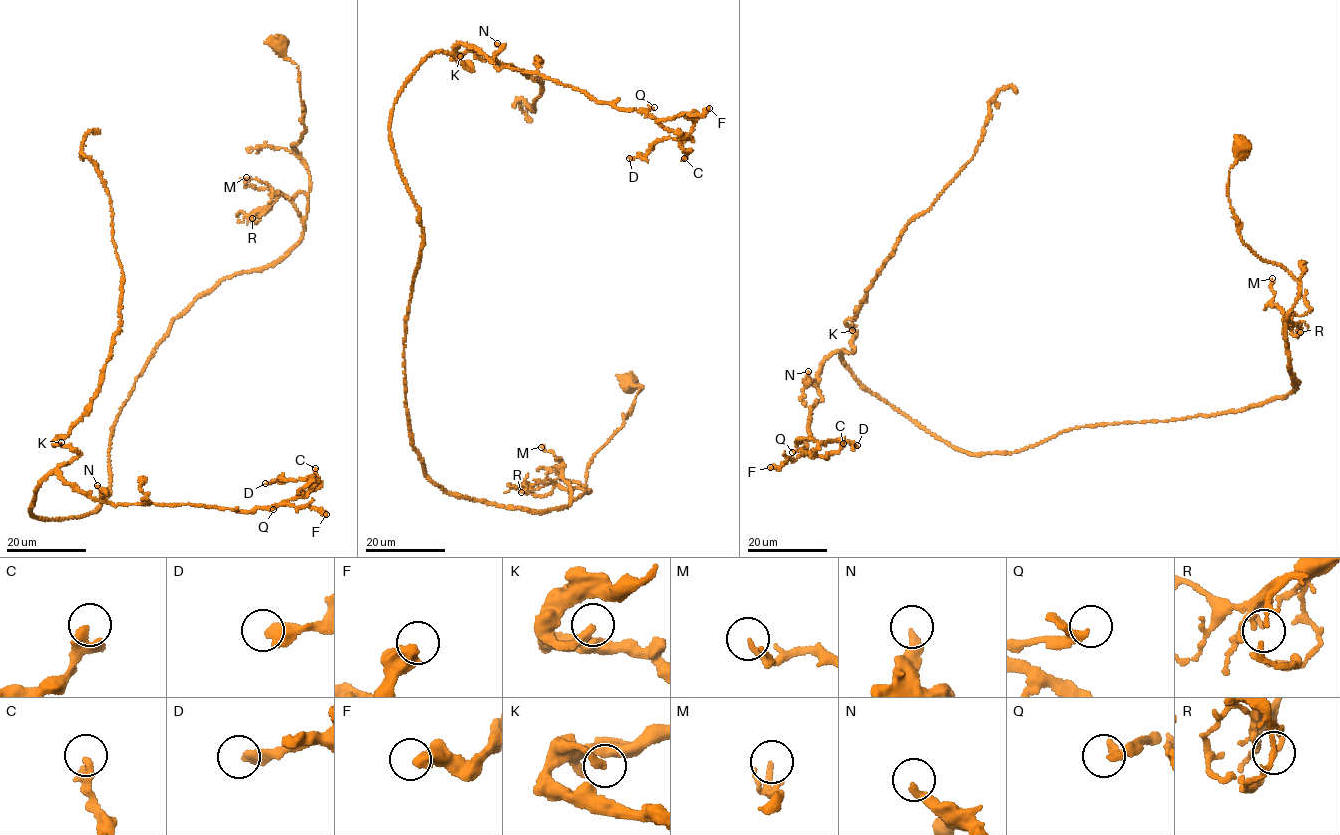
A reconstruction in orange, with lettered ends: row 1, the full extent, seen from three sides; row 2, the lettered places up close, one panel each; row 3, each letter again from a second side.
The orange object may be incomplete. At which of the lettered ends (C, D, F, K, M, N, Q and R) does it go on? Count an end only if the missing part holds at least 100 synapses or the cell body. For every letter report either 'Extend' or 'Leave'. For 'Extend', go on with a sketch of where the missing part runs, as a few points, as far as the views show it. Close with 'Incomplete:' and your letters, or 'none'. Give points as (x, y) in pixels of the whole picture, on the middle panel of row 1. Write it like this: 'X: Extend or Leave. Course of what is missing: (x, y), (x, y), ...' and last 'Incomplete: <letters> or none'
C: Leave
D: Leave
F: Leave
K: Leave
M: Leave
N: Leave
Q: Leave
R: Leave
Incomplete: none

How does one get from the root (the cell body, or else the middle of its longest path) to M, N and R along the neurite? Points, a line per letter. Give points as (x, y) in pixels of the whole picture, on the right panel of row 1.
M: (1243, 146), (1229, 171), (1229, 206), (1244, 244), (1300, 286), (1287, 346), (1272, 278)
N: (1243, 146), (1239, 235), (1300, 286), (1284, 396), (976, 454), (840, 352), (818, 391), (808, 371)
R: (1243, 146), (1229, 171), (1229, 206), (1244, 244), (1298, 283), (1286, 320), (1292, 315), (1300, 332)

